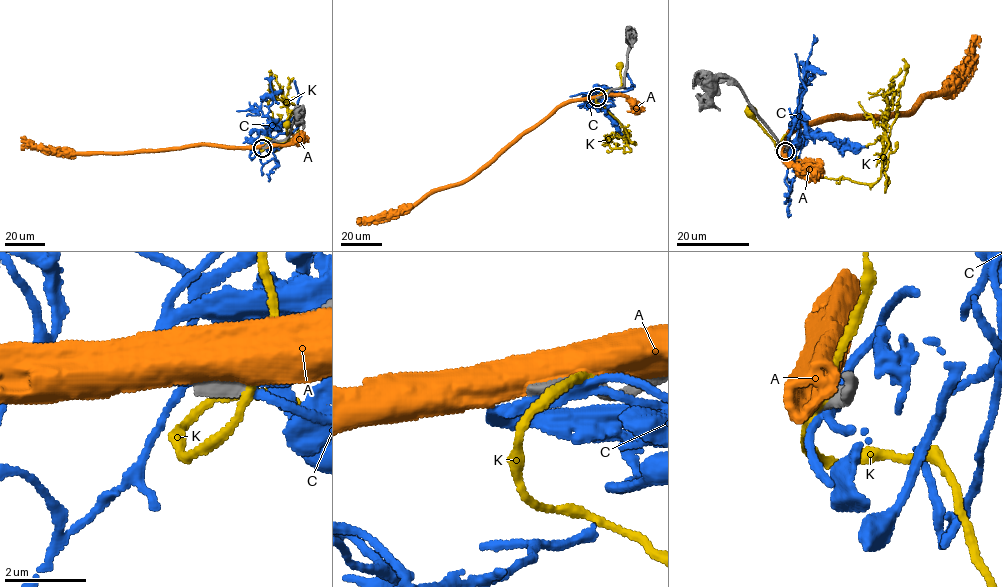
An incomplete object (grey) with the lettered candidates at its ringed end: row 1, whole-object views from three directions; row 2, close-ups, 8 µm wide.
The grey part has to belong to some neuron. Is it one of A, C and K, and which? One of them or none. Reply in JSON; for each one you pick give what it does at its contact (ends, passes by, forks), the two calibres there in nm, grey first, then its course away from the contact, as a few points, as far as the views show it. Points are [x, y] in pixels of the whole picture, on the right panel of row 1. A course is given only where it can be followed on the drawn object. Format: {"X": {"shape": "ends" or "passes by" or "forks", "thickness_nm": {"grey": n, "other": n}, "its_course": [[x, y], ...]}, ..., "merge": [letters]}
{"merge": []}

